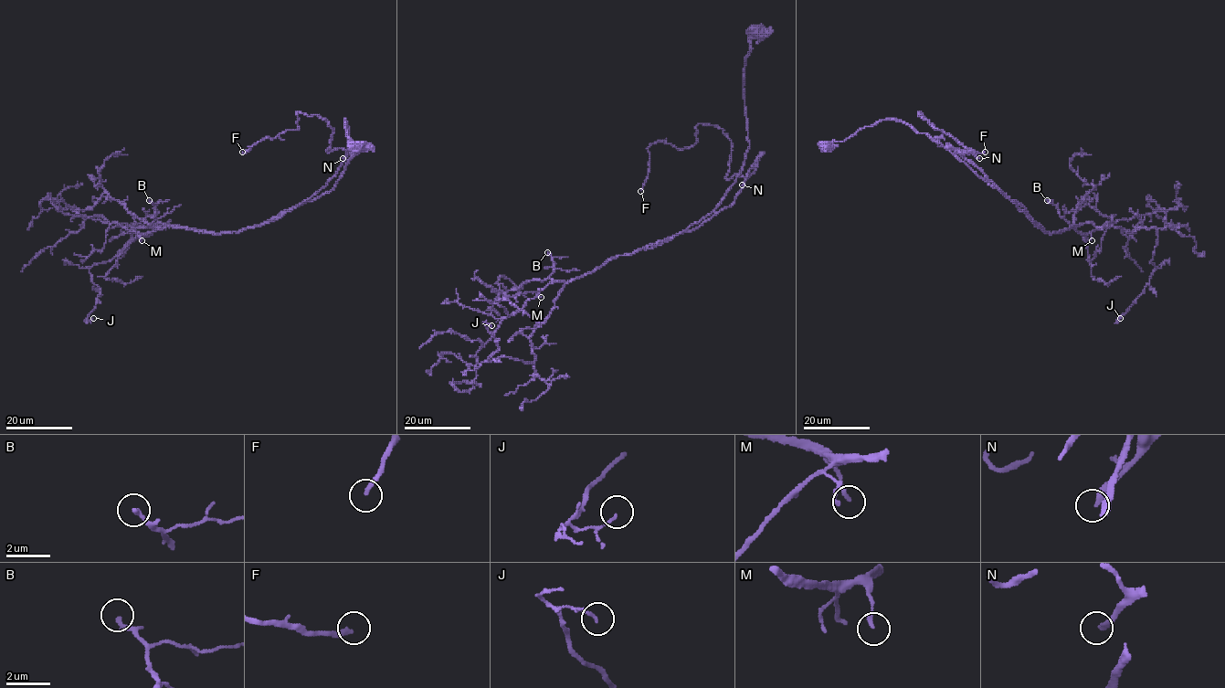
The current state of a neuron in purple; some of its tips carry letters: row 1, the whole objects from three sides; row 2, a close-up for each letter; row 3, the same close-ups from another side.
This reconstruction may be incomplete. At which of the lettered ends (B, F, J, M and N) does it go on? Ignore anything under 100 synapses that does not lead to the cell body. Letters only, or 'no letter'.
F, N

